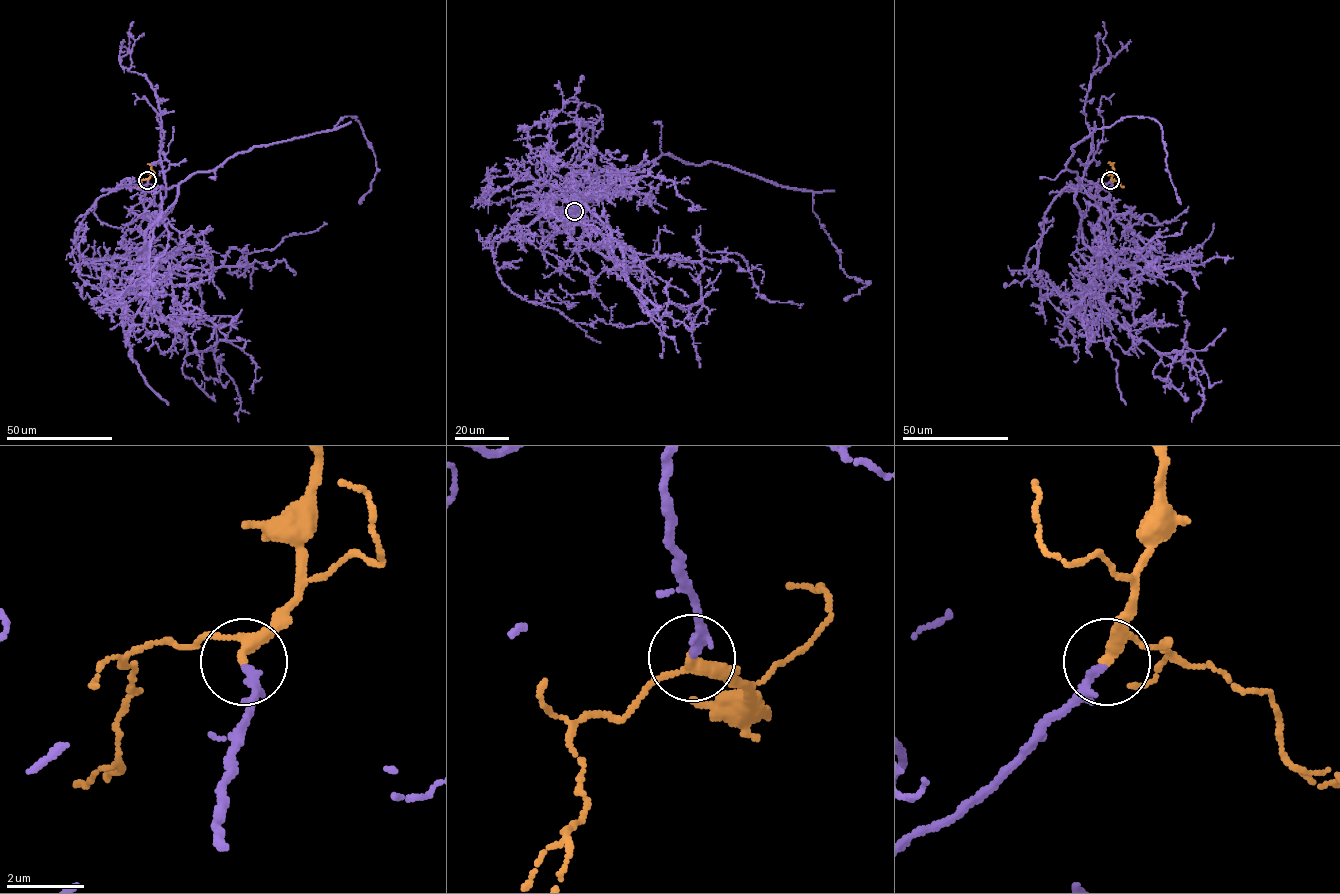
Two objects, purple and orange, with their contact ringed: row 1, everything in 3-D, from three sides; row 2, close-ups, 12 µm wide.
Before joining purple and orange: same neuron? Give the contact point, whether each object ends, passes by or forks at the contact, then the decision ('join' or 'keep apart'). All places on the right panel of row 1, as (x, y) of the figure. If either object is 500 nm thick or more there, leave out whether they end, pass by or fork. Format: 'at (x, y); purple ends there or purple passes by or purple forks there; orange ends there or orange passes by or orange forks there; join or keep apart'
at (1110, 180); purple ends there; orange passes by; join

